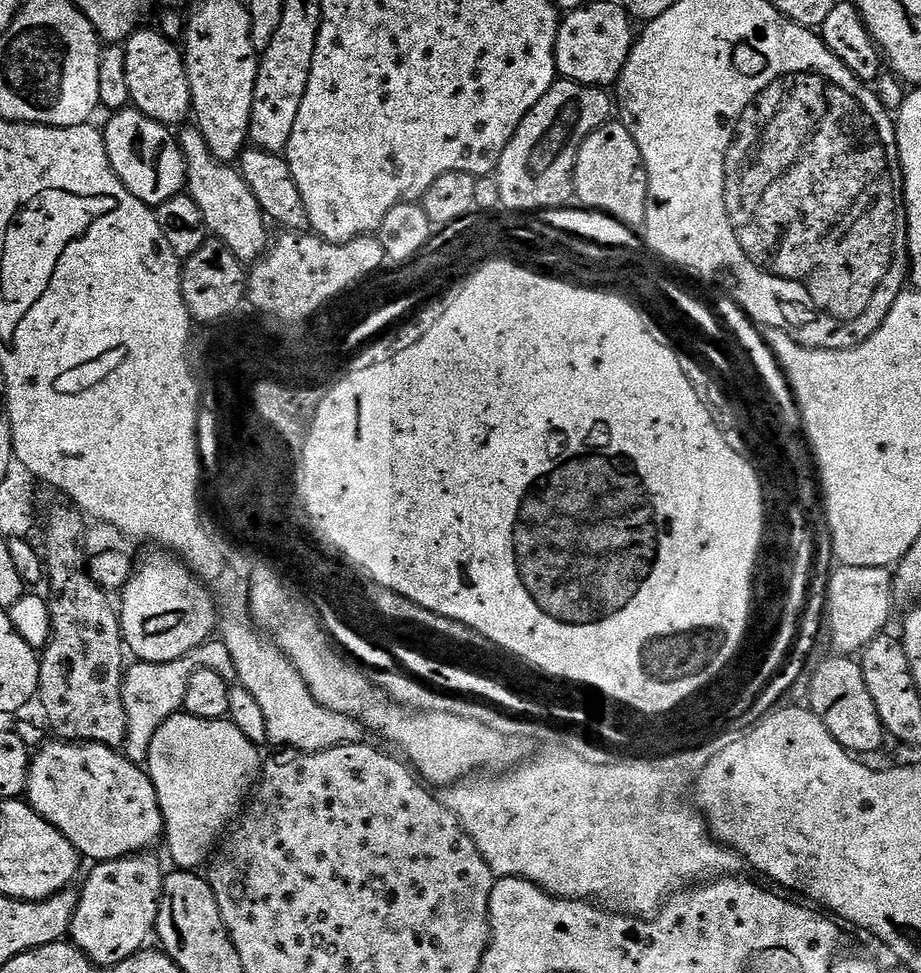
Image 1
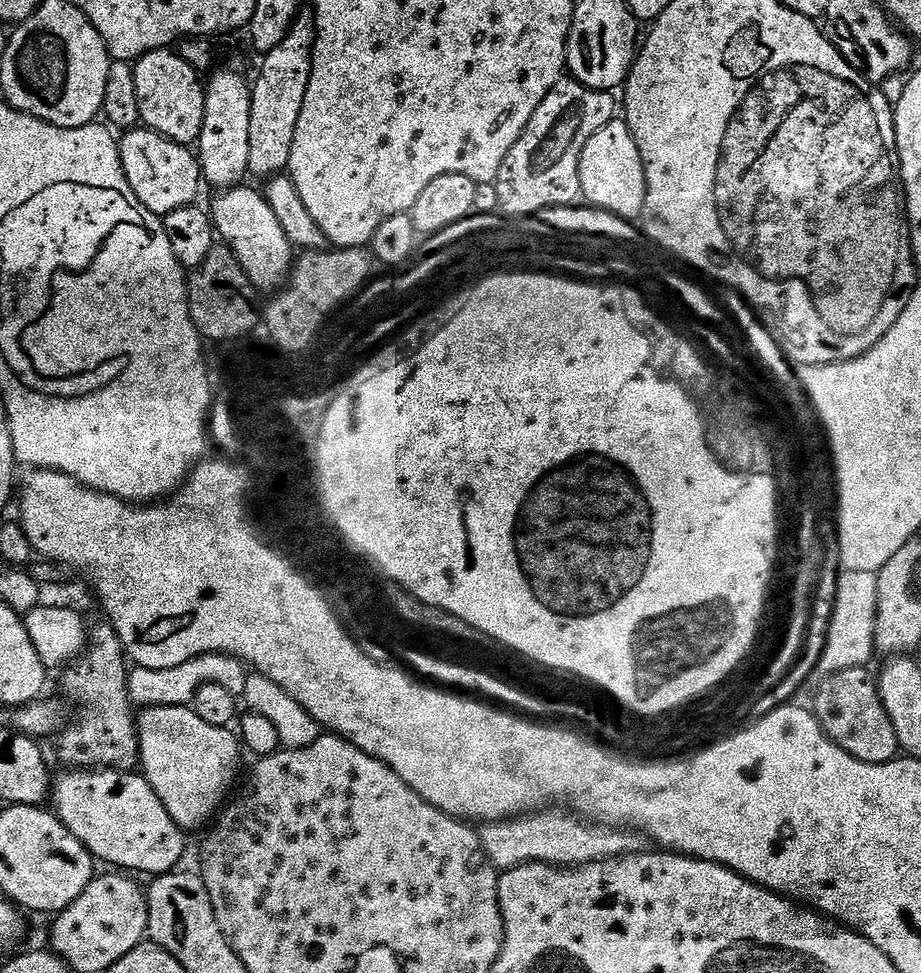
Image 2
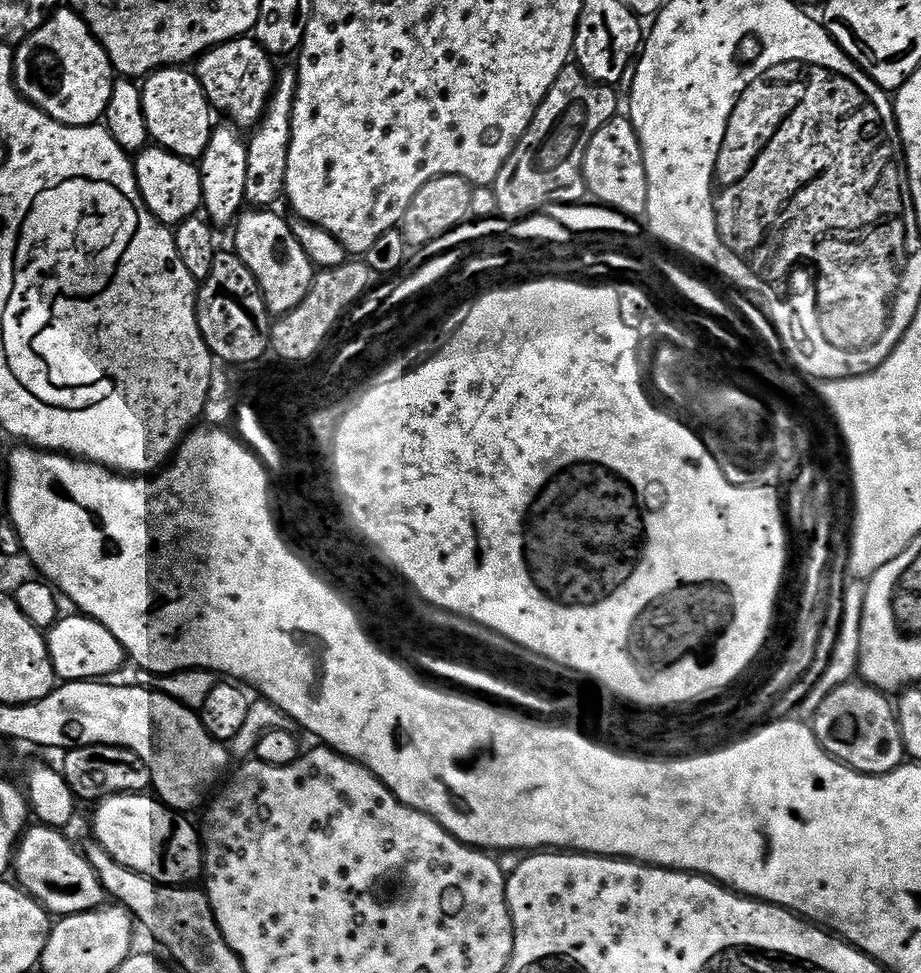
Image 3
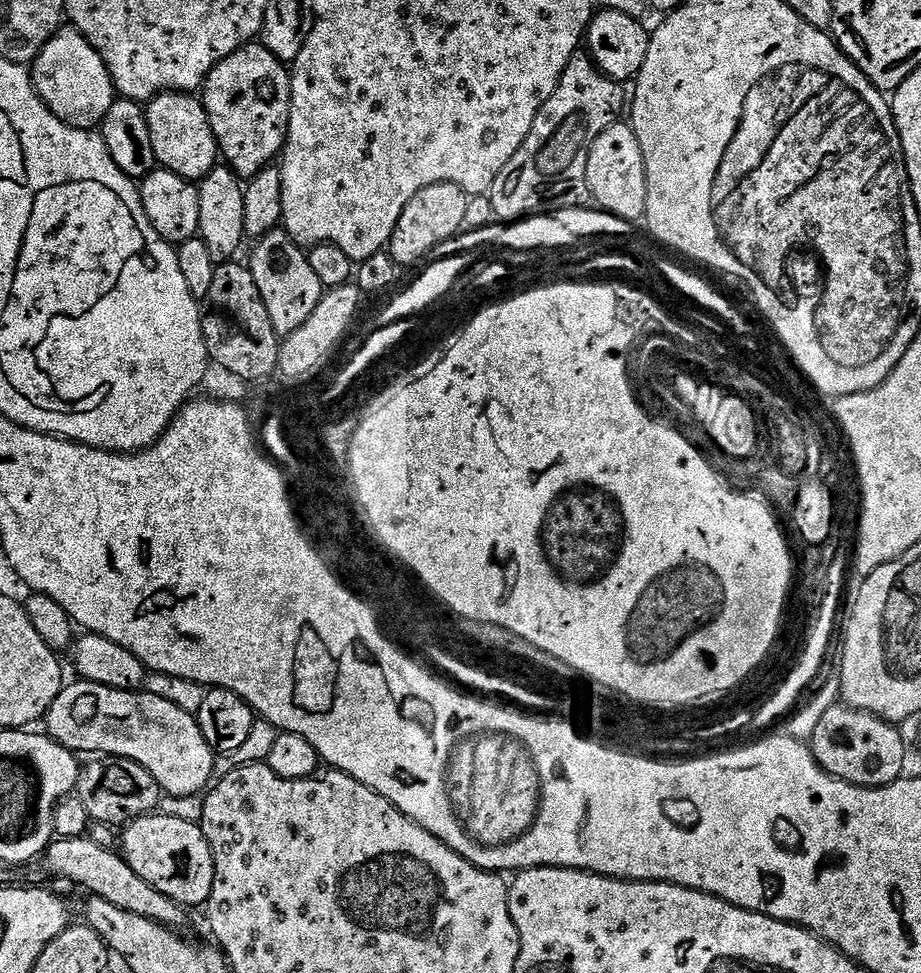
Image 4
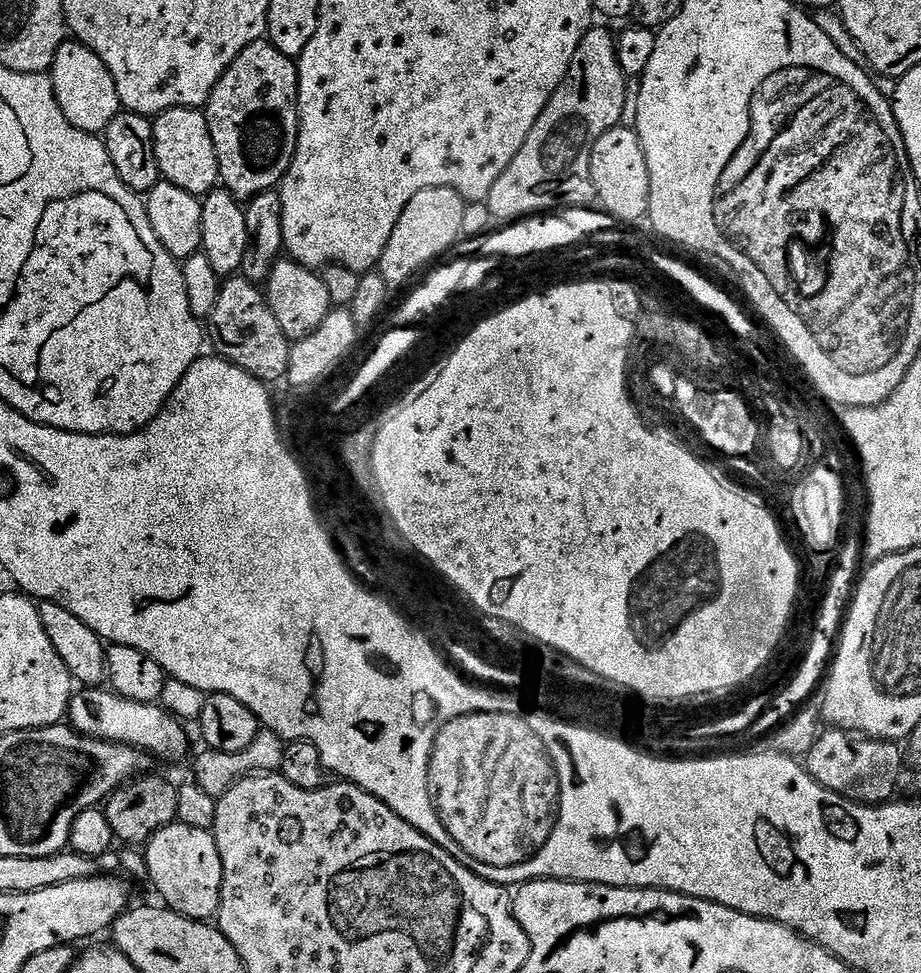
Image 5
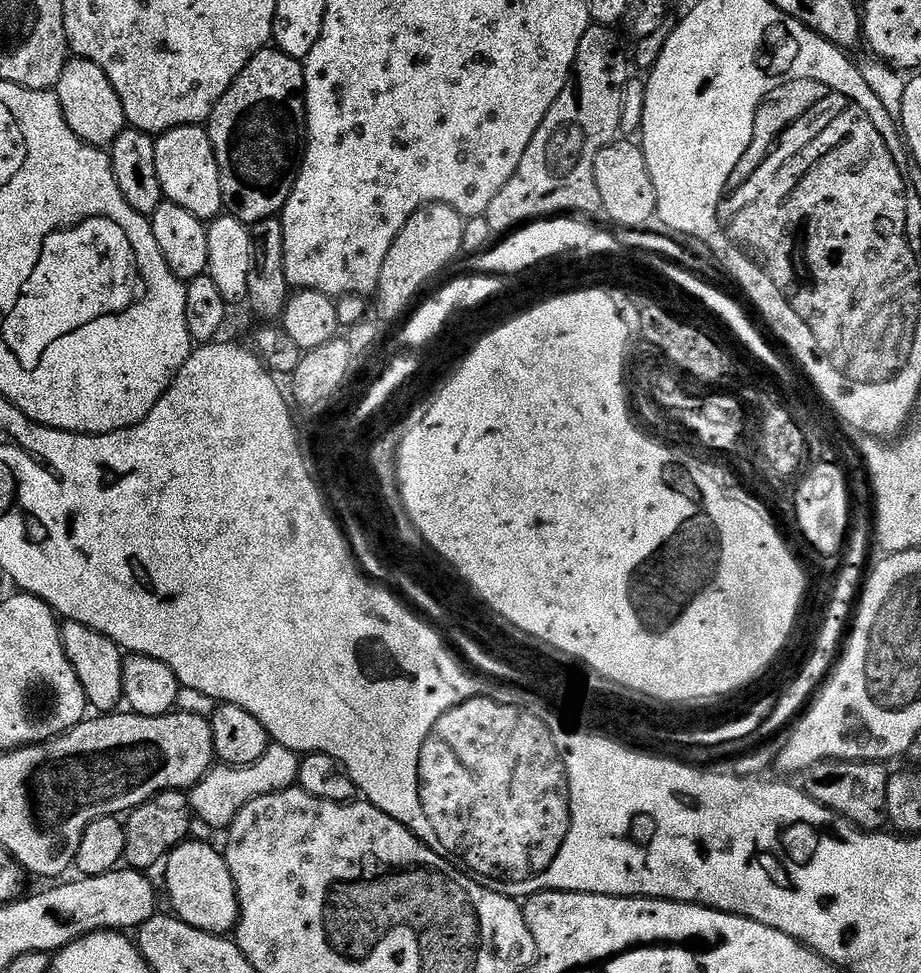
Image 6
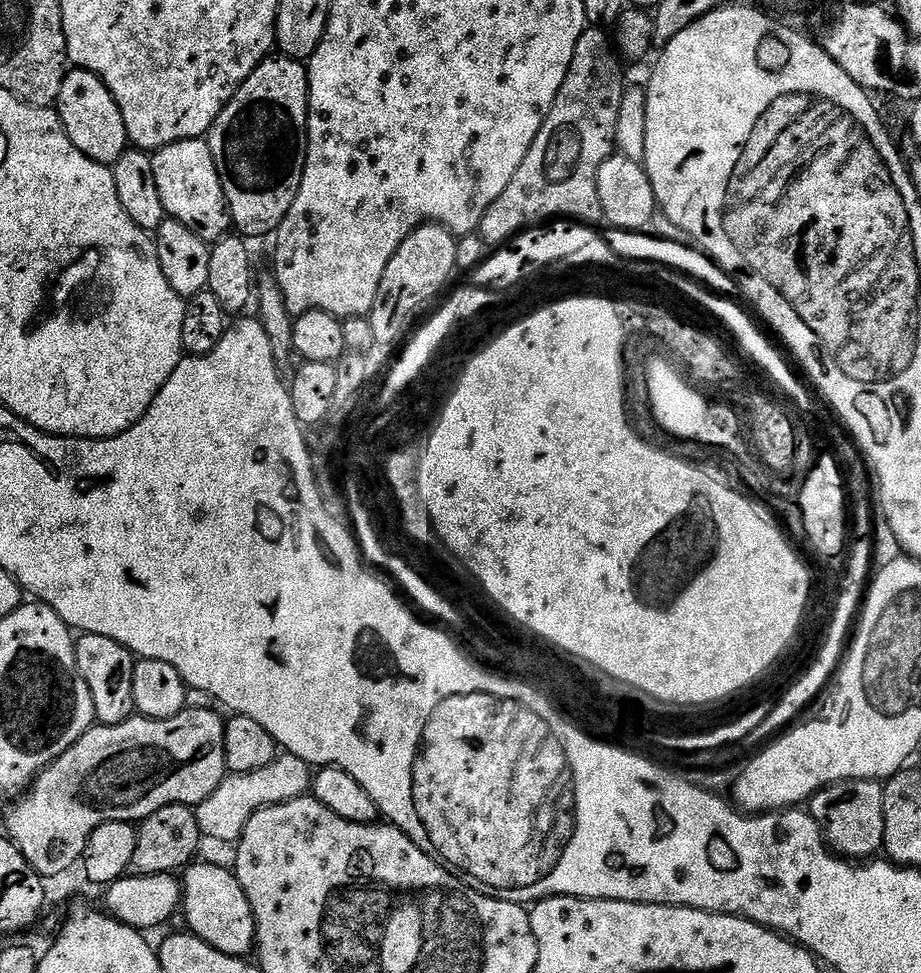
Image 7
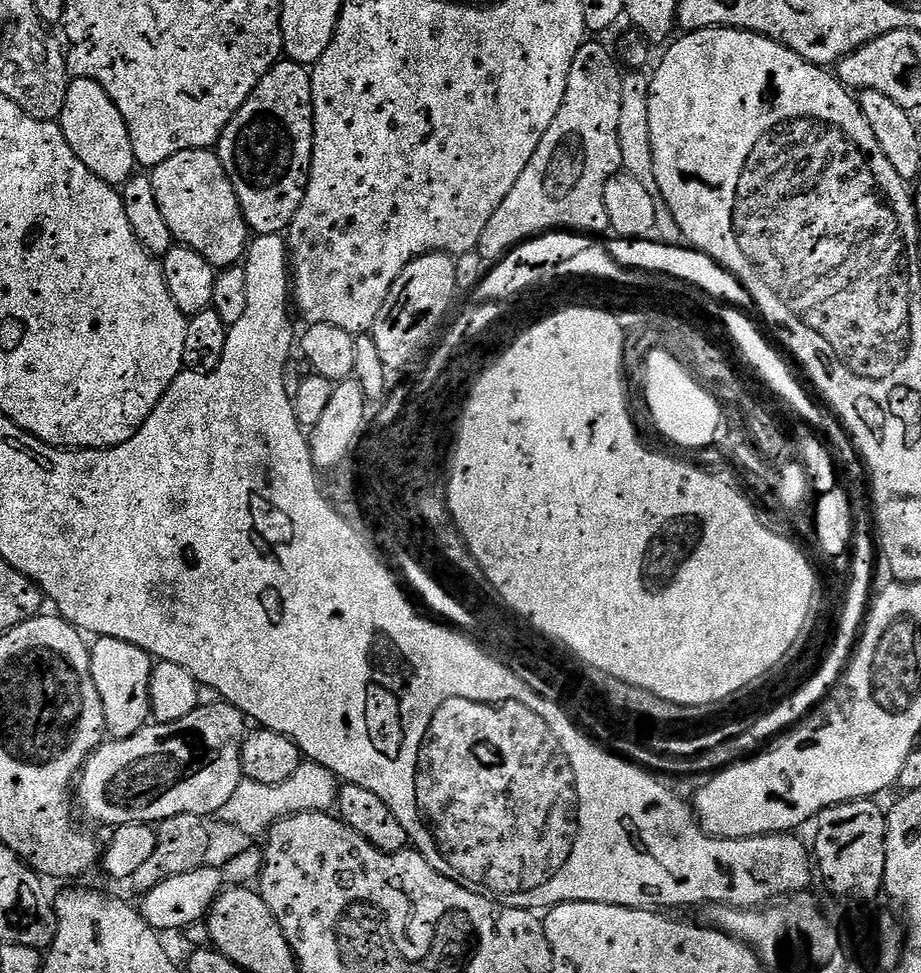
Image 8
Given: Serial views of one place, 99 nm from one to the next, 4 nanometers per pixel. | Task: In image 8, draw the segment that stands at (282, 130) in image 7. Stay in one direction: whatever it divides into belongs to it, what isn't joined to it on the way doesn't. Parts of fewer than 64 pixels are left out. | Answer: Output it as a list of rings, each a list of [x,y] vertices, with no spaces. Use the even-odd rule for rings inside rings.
[[[281,58],[258,82],[252,97],[230,118],[222,130],[214,151],[234,186],[249,231],[259,236],[279,235],[292,223],[302,204],[308,185],[314,146],[314,106],[312,105],[312,73],[305,65]]]

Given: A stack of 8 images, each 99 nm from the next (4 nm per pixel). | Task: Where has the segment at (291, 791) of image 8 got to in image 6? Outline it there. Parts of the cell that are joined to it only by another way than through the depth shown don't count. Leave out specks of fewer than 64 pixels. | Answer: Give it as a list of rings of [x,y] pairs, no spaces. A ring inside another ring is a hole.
[[[269,743],[266,754],[258,758],[258,762],[250,762],[246,766],[232,768],[228,764],[217,763],[201,778],[190,792],[192,811],[208,828],[227,830],[234,822],[238,810],[246,806],[254,798],[281,792],[293,787],[300,778],[301,757],[291,752],[286,746]]]

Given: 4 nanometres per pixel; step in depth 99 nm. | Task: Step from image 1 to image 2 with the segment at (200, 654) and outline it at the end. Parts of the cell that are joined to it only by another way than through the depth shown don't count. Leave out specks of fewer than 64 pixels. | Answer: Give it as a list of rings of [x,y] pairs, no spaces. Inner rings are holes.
[[[220,653],[199,656],[182,666],[171,667],[170,670],[150,671],[148,668],[135,667],[128,678],[128,695],[133,705],[145,707],[185,707],[197,694],[197,690],[206,684],[216,684],[225,687],[237,699],[245,692],[248,672],[245,665],[230,656]]]

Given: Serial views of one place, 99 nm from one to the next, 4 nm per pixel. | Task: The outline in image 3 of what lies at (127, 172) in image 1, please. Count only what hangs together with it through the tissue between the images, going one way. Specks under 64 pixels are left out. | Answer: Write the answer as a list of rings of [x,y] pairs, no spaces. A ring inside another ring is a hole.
[[[149,146],[135,157],[136,185],[150,214],[165,226],[175,226],[201,211],[203,198],[199,167],[159,146]]]

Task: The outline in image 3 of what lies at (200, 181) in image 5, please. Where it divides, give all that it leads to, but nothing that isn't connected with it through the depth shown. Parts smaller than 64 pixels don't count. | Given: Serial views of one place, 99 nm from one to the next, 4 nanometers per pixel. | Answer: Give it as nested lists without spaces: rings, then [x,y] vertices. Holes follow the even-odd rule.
[[[184,66],[160,68],[143,81],[140,93],[149,137],[159,147],[183,160],[199,161],[212,137],[214,109],[208,103],[195,71]]]

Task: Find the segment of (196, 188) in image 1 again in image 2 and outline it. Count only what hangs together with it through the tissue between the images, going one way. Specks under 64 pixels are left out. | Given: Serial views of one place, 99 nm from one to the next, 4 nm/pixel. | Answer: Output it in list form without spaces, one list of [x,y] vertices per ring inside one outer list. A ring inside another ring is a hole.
[[[246,187],[231,188],[216,196],[217,200],[210,207],[212,227],[217,237],[236,255],[242,270],[246,270],[246,278],[250,278],[255,288],[261,293],[275,294],[287,285],[292,274],[294,249],[263,195],[257,189],[255,192]]]

